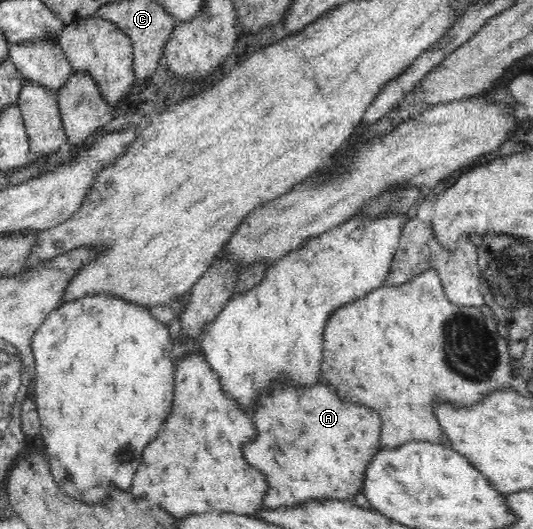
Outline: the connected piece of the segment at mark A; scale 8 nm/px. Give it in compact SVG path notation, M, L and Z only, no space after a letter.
M322 379L317 386L277 384L273 392L267 388L255 414L259 432L245 444L243 456L267 477L264 506L275 510L315 499L353 501L353 495L362 492L367 465L381 450L382 419L371 408L343 400Z

